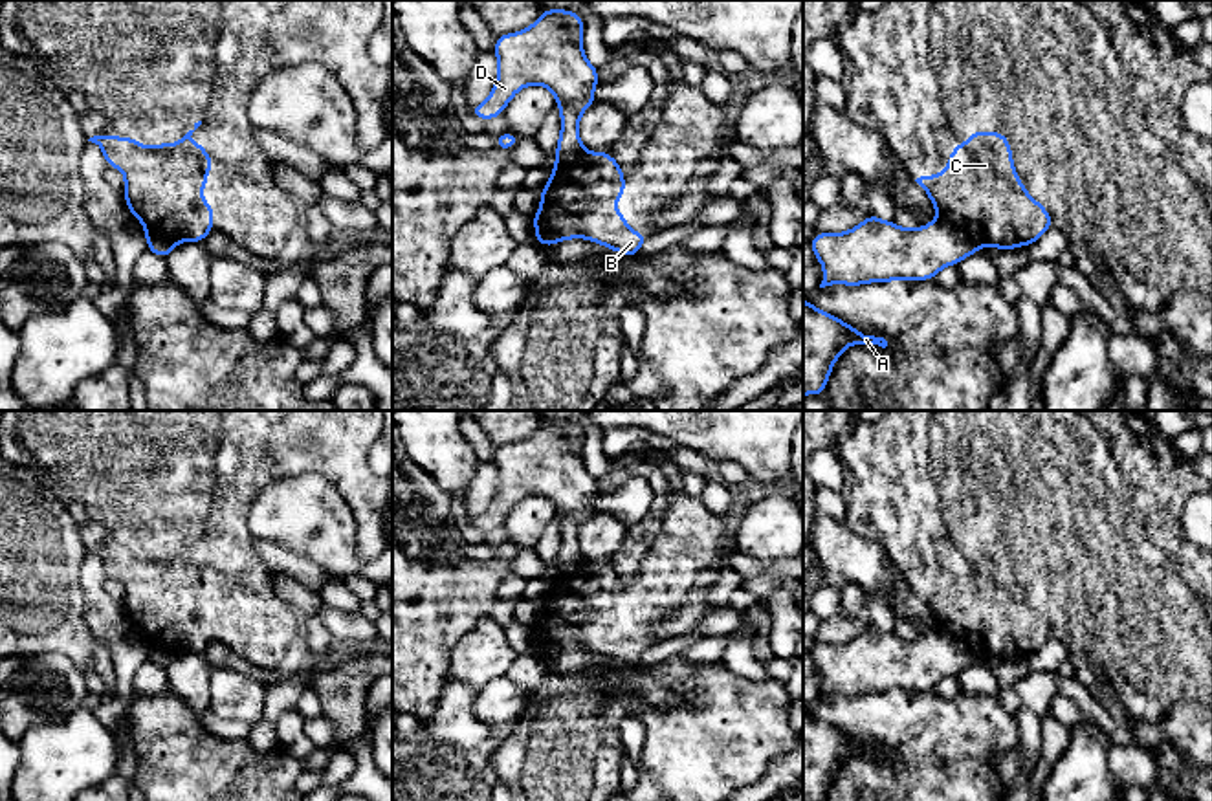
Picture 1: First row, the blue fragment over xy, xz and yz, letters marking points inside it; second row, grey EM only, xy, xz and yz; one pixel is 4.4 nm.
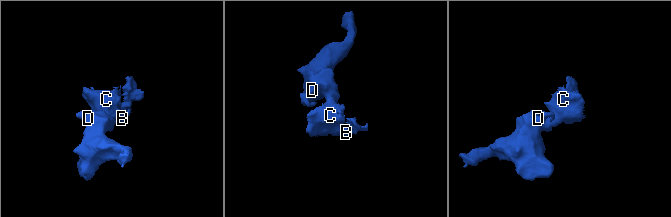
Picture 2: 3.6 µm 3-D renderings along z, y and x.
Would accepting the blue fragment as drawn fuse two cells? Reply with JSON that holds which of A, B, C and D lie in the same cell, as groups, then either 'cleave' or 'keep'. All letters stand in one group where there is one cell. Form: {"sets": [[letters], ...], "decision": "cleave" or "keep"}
{"sets": [["A", "D"], ["B", "C"]], "decision": "cleave"}

